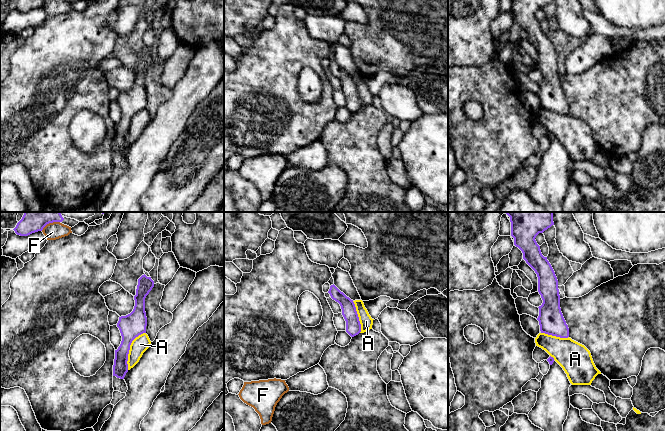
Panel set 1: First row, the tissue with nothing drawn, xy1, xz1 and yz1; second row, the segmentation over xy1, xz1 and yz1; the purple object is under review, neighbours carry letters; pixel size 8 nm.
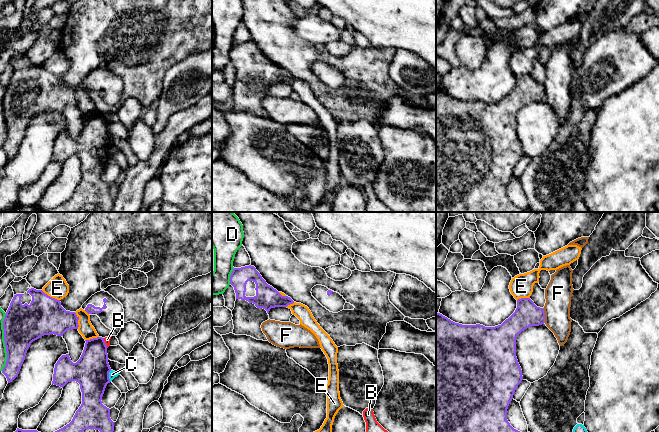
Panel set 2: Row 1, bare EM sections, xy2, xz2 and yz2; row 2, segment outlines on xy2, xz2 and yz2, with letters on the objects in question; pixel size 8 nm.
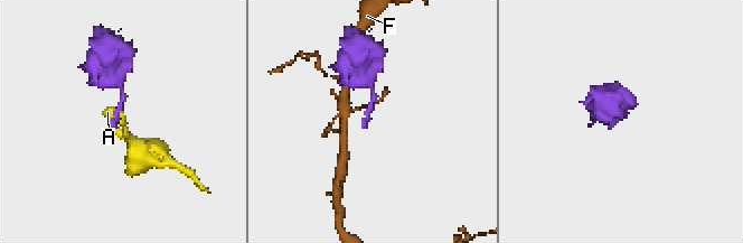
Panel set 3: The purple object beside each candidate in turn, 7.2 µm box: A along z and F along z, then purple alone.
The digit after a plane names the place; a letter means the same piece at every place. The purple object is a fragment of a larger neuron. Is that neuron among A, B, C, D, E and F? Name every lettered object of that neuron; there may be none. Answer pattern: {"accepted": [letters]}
{"accepted": []}

